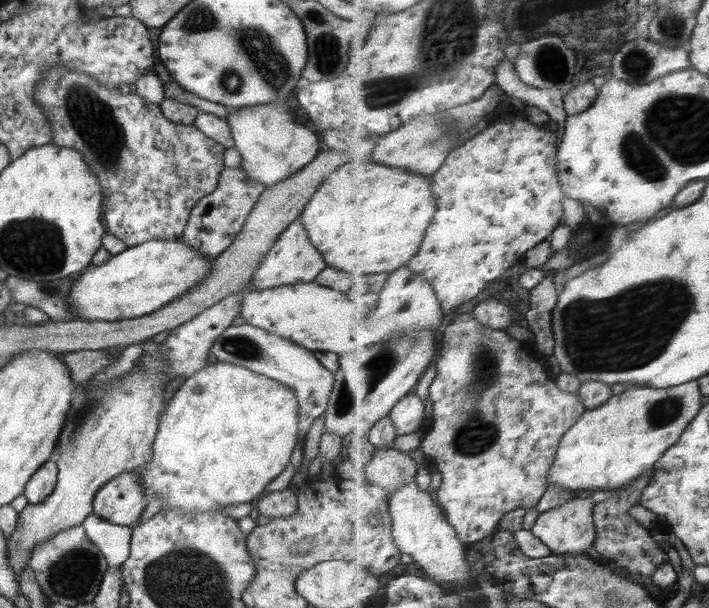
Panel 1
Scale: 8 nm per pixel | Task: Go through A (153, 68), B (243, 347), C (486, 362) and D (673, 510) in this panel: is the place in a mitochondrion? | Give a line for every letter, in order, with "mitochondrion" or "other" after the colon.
A: other
B: mitochondrion
C: mitochondrion
D: other

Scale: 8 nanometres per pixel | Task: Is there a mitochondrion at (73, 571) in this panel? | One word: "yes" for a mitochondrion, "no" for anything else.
yes

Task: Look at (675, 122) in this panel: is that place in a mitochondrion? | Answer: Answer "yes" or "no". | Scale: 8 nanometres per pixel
yes

